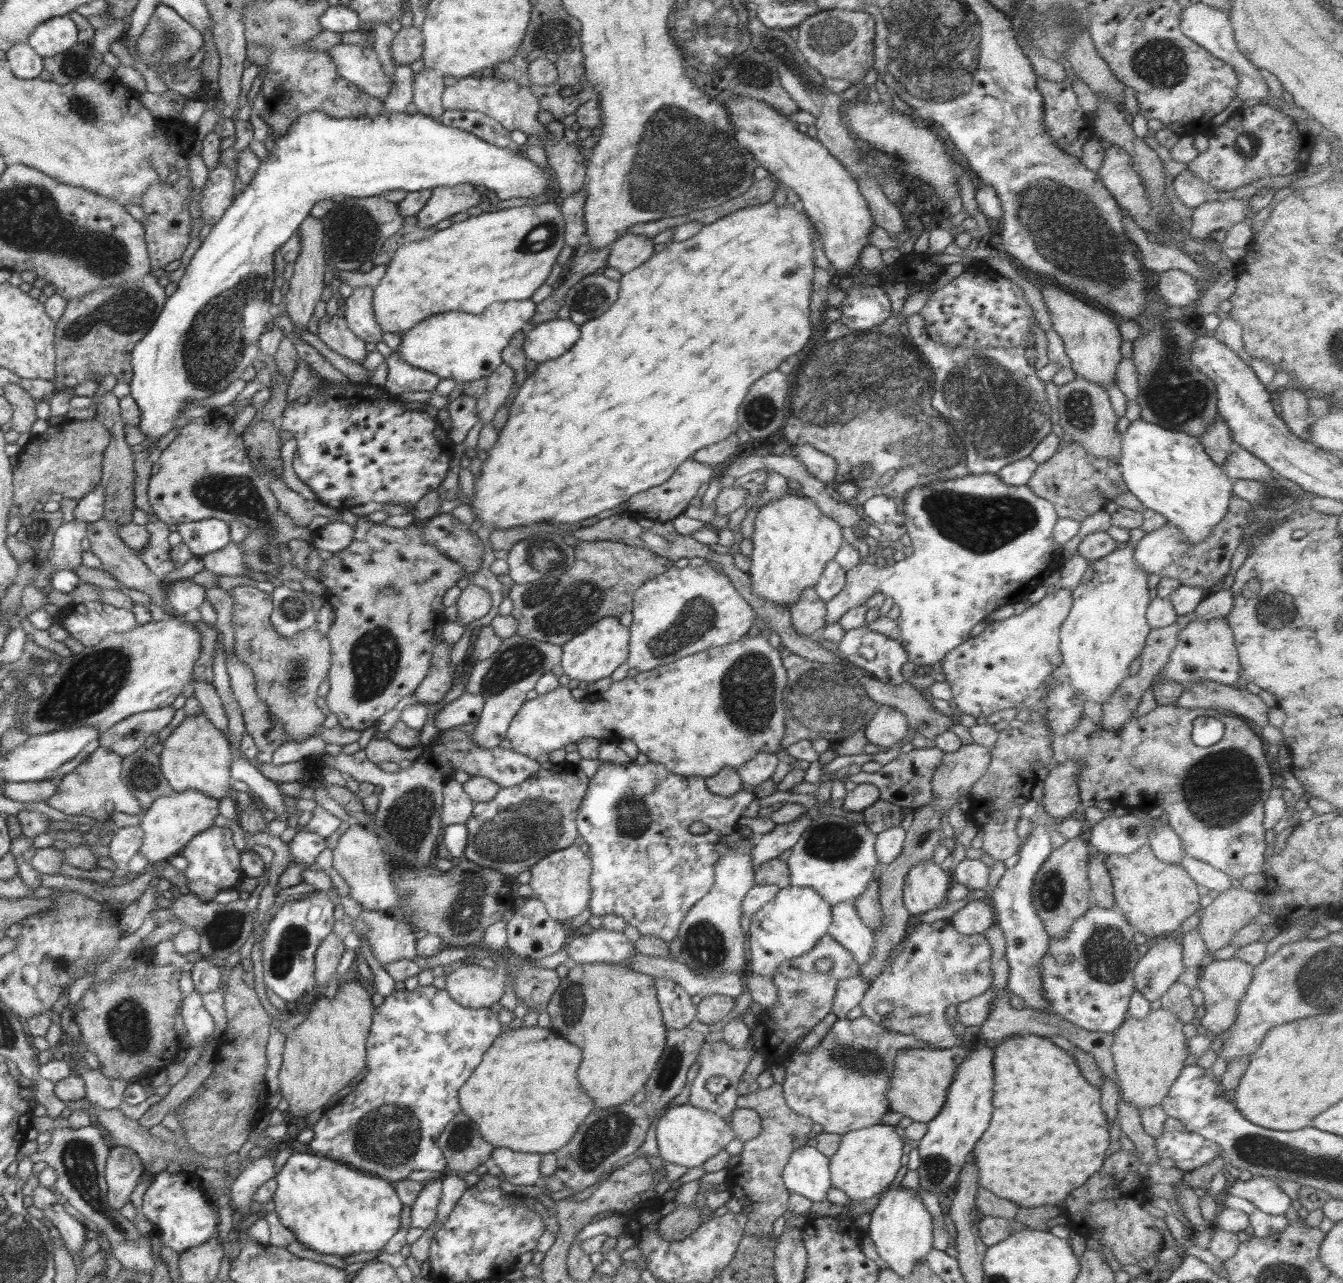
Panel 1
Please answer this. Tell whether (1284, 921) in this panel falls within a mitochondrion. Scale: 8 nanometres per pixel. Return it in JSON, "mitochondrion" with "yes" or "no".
{"mitochondrion":"no"}

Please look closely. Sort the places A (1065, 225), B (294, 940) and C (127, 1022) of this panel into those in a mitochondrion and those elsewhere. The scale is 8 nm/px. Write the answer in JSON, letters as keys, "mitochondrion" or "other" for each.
{"A":"mitochondrion","B":"mitochondrion","C":"mitochondrion"}

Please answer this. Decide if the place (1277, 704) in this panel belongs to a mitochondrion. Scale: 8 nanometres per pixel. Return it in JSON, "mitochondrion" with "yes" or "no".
{"mitochondrion":"no"}

